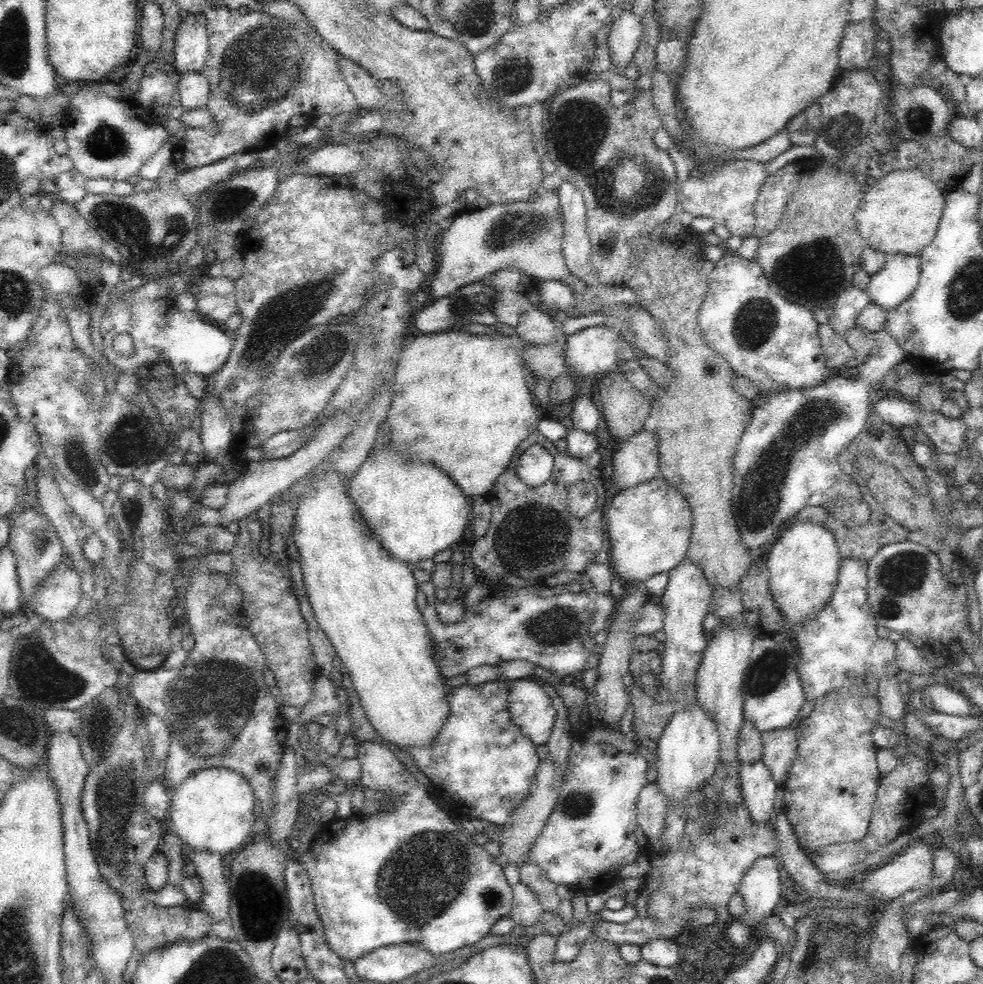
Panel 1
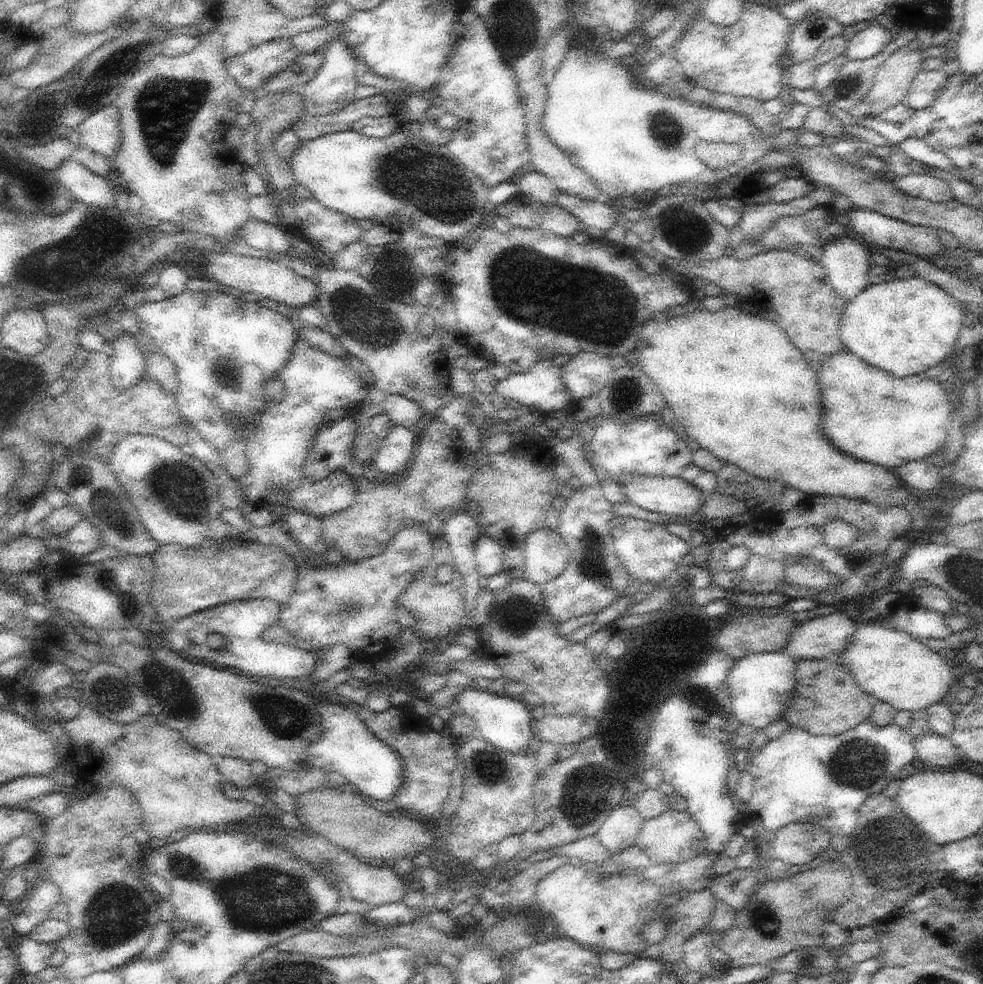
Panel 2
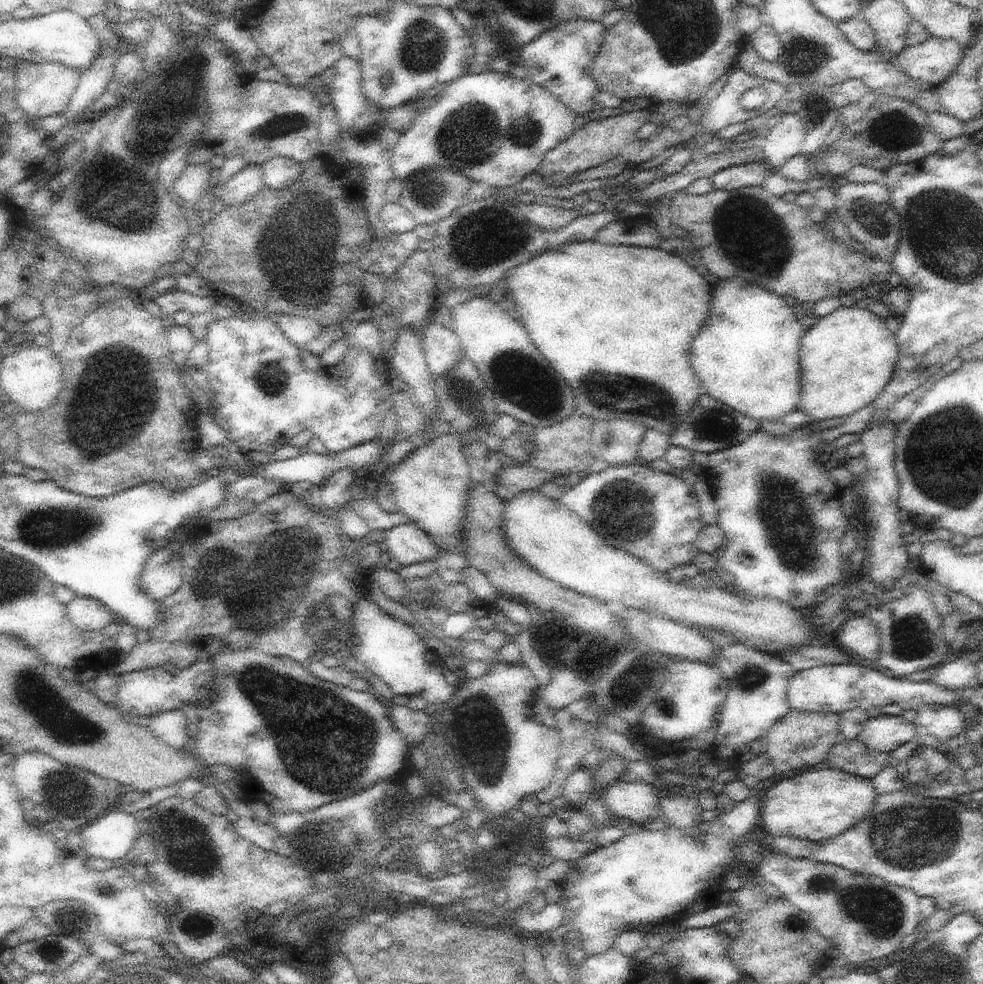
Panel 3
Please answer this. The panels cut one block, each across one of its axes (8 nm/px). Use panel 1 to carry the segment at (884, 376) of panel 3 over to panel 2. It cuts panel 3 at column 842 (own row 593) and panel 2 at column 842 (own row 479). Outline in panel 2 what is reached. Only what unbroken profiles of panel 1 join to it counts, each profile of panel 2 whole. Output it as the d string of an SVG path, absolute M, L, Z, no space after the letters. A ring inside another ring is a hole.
M923 278L889 280L867 286L845 308L839 322L839 336L845 350L865 364L881 368L899 380L925 374L939 362L947 362L957 346L967 310L937 284Z

